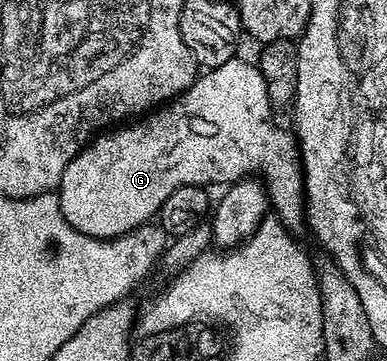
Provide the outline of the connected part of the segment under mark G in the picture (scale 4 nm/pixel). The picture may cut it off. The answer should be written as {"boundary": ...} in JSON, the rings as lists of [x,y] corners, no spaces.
{"boundary":[[[232,58],[221,66],[206,69],[174,100],[156,107],[150,114],[134,122],[112,127],[96,135],[86,148],[81,149],[71,159],[69,166],[65,166],[57,189],[65,222],[69,222],[69,226],[81,234],[89,234],[98,240],[115,240],[142,224],[154,221],[165,198],[169,198],[169,194],[181,186],[226,186],[256,176],[262,179],[267,188],[267,199],[274,215],[288,229],[302,229],[305,224],[305,197],[299,141],[288,129],[286,132],[271,121],[273,109],[265,90],[265,78],[261,78],[258,67],[252,61],[250,64],[247,60],[239,59]]]}

